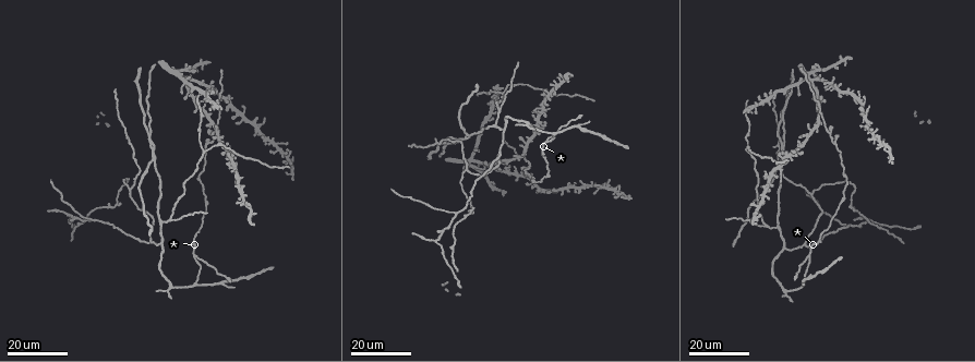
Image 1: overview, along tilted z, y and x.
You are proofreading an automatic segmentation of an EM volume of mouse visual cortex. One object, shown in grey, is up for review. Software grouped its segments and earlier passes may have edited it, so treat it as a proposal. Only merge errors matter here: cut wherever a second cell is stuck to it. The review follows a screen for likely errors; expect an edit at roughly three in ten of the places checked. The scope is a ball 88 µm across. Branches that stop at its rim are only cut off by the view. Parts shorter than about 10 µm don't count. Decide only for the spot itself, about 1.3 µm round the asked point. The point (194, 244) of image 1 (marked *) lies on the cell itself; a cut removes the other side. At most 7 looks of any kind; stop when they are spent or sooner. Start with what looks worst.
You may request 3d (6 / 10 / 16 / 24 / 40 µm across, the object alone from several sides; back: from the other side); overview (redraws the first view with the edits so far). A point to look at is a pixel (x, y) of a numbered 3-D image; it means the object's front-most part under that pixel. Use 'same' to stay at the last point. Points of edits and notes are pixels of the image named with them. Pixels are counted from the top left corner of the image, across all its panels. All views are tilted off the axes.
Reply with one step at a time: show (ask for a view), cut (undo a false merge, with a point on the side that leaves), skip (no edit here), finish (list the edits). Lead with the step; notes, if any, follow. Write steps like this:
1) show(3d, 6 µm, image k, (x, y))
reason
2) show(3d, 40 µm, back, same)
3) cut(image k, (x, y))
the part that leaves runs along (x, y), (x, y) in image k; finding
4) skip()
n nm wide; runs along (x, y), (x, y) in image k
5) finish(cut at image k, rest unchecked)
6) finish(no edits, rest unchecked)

show(3d, 16 µm, image 1, (544, 141))

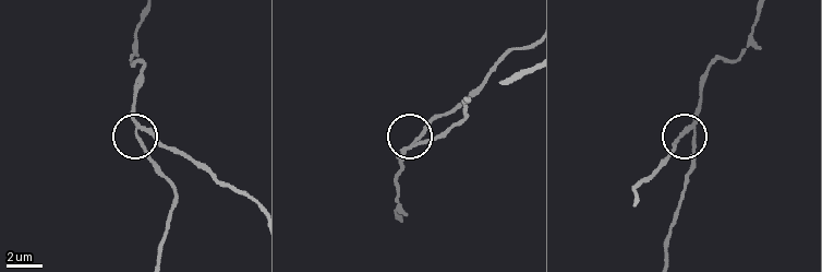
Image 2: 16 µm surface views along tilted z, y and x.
show(3d, 10 µm, image 2, (145, 130))

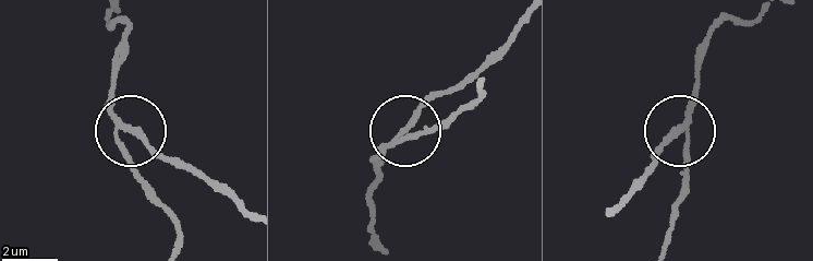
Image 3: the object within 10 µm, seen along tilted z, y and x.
show(3d, 6 µm, image 3, (401, 134))
closer look

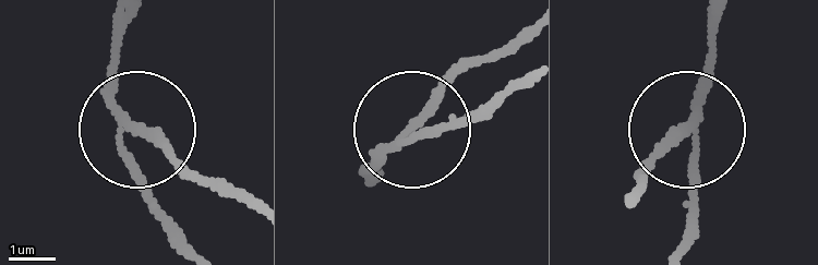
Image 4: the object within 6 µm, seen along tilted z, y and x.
cut(image 4, (161, 145))
the part that leaves runs along (122, 113), (251, 208) in image 4; a second cell is stuck on

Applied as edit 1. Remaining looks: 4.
show(3d, 16 µm, image 1, (503, 91))
arms part here

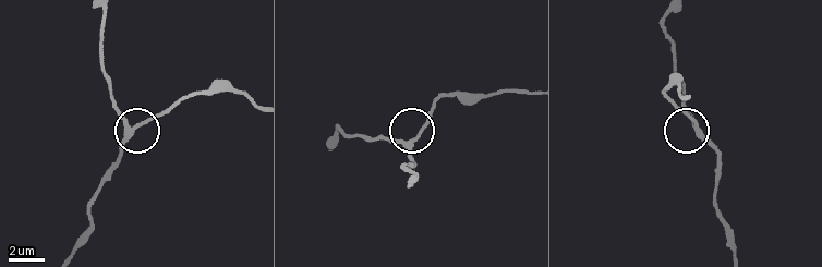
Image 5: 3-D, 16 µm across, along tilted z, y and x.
show(3d, 6 µm, image 5, (409, 143))

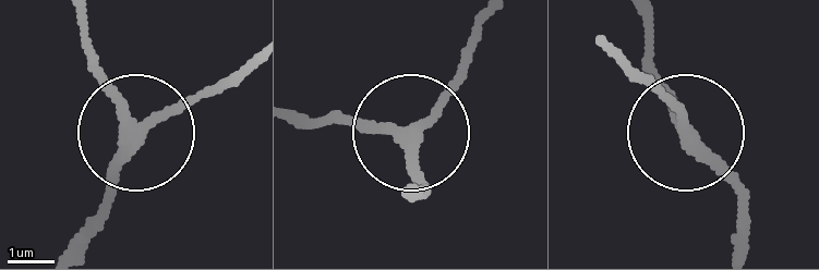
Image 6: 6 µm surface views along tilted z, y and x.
show(3d, 6 µm, back, image 6, (682, 128))
from behind

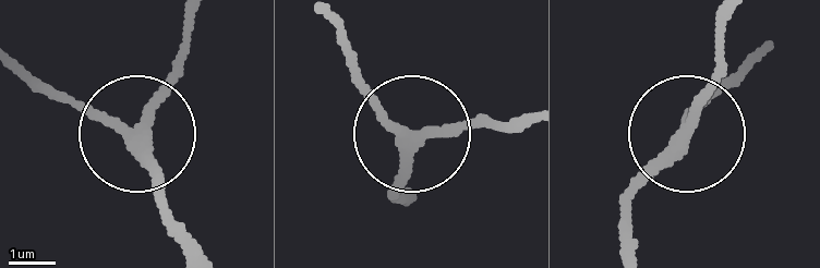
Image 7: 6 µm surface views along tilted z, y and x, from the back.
skip()
240 nm wide; one cell here

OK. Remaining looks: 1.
finish(cut at image 4, rest unchecked)

